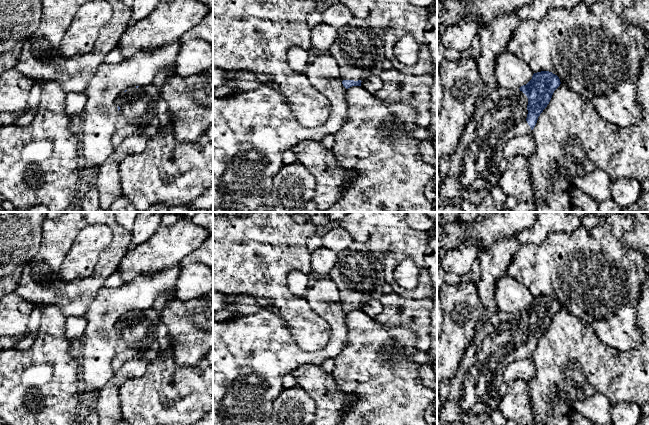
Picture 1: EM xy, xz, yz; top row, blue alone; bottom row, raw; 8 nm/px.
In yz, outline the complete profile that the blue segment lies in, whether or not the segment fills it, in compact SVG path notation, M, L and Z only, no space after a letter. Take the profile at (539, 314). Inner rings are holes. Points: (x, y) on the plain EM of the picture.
M549 295L534 297L532 303L516 313L498 312L476 336L462 358L452 378L450 394L437 414L440 425L460 421L466 425L483 425L501 401L499 387L503 383L504 369L512 362L532 357L538 341L549 328L554 315L561 306Z

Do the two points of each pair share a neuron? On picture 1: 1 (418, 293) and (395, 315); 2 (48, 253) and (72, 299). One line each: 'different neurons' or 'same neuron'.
1: different neurons
2: same neuron

